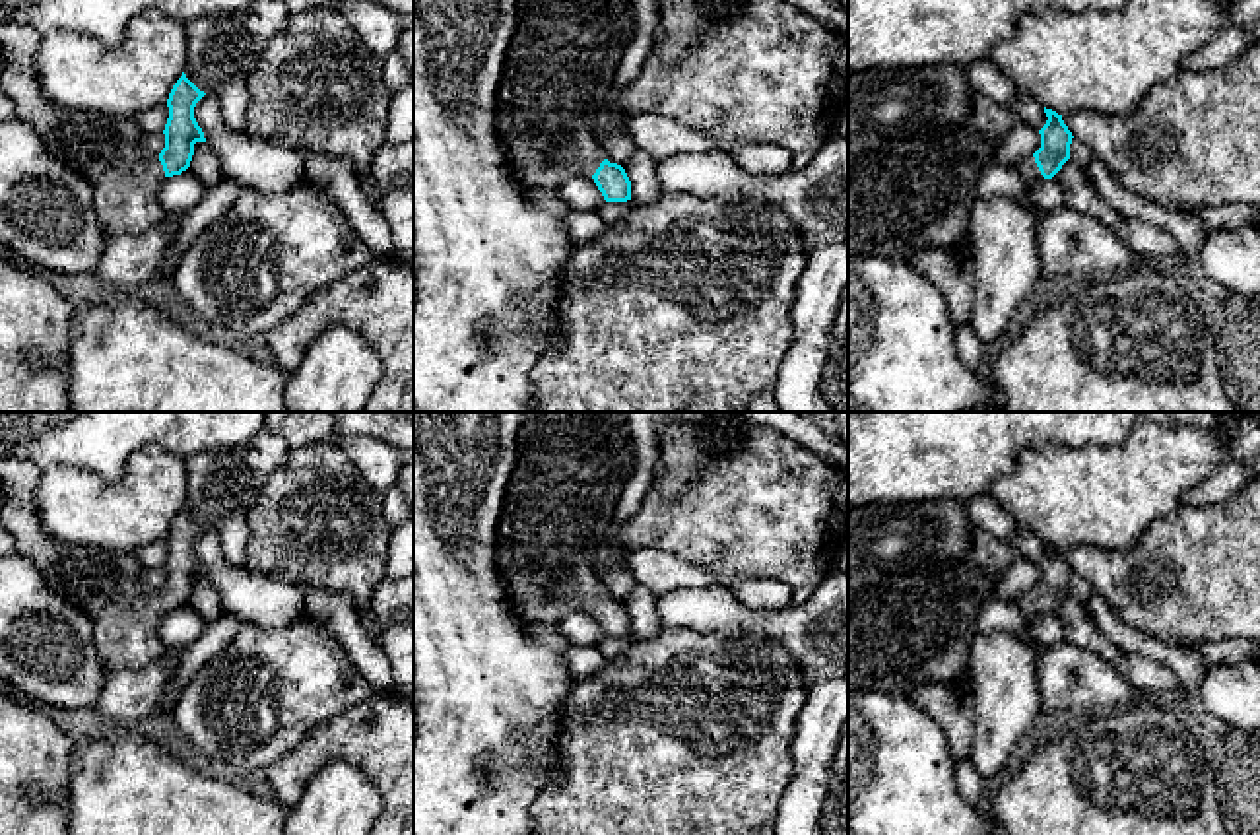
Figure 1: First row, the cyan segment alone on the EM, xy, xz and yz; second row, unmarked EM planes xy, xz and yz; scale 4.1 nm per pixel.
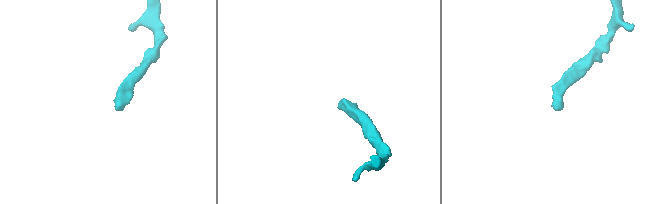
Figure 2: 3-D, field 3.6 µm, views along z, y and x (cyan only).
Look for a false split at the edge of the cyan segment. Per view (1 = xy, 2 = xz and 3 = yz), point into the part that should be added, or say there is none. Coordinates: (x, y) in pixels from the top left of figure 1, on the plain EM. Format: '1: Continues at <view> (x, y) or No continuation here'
1: Continues at xy (109, 587)
2: Continues at xz (571, 467)
3: Continues at yz (1026, 602)

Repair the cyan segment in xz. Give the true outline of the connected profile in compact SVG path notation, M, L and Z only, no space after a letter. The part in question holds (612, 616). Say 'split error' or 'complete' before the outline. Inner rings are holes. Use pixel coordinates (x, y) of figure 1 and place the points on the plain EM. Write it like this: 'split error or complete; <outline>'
split error; M536 412L520 429L516 460L497 528L497 571L516 618L557 625L571 612L592 612L606 637L631 635L625 604L606 594L592 553L608 540L635 449L623 412Z

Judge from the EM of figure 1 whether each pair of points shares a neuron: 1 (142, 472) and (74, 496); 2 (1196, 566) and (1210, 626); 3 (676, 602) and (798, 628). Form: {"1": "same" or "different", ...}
{"1": "same", "2": "same", "3": "same"}

